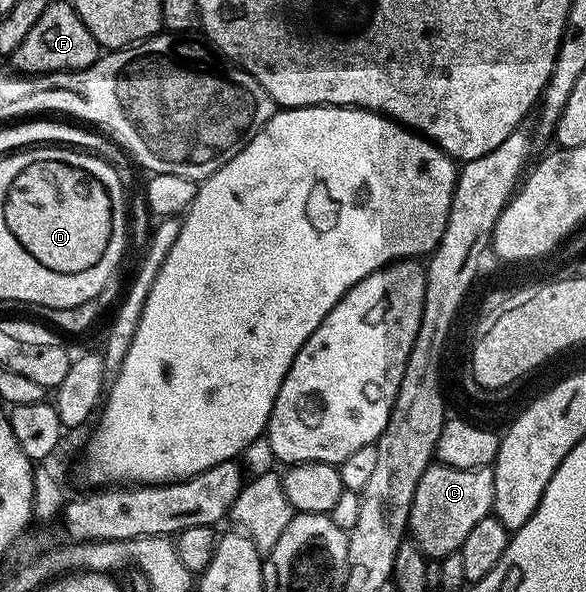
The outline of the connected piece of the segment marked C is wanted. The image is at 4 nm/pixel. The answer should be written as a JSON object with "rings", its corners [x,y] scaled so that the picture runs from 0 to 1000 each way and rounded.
{"rings":[[[744,779],[730,787],[727,799],[713,813],[706,826],[706,846],[696,875],[696,897],[712,924],[730,939],[732,946],[753,946],[761,938],[783,932],[788,914],[795,914],[802,894],[811,883],[823,880],[823,873],[836,868],[843,846],[843,806],[838,789],[817,789],[814,796],[802,792],[775,792],[759,782]]]}

